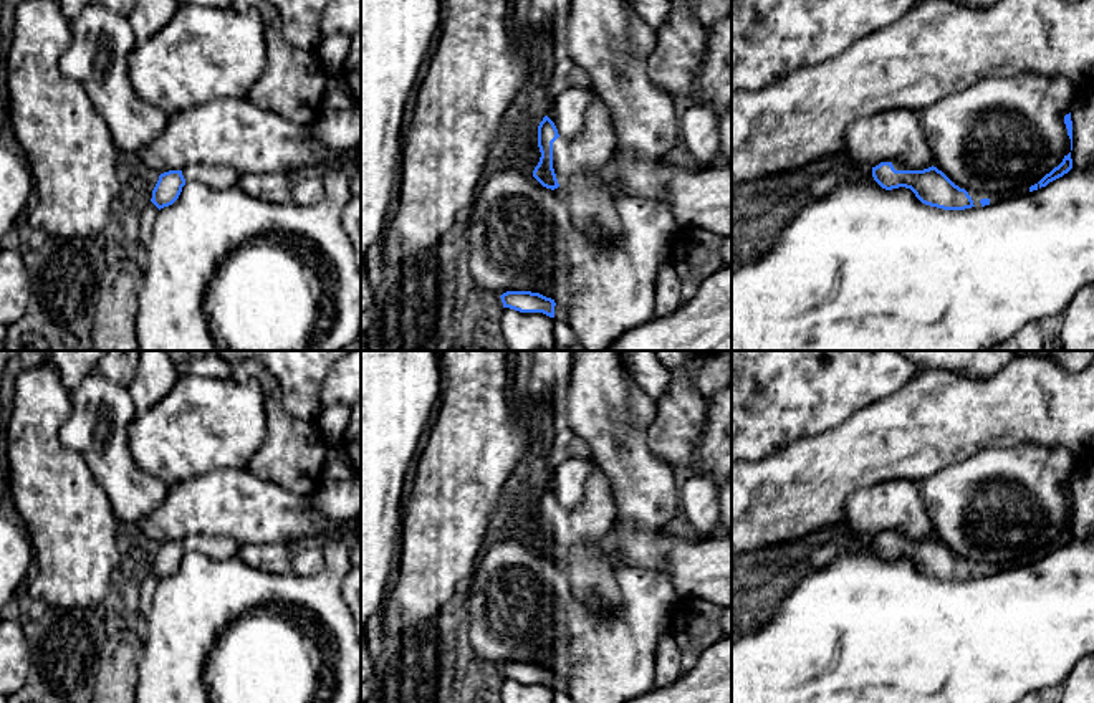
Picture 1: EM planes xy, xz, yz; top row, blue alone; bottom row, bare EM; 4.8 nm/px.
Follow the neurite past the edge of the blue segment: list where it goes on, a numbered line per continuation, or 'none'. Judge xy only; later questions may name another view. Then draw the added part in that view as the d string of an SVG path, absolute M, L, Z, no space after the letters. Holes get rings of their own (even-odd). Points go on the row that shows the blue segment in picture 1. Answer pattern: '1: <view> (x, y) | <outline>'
1: xy (212, 176) | M189 164L182 169L185 182L202 182L210 189L235 187L240 175L227 165Z

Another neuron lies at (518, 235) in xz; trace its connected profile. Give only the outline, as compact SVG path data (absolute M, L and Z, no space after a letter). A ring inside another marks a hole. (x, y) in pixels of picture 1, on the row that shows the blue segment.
M515 170L485 174L457 232L475 294L540 293L566 309L566 323L584 351L607 351L626 331L654 318L657 273L670 261L680 228L664 200L617 194L614 207L622 230L617 238L606 238L571 220L559 187L546 189L533 175Z

